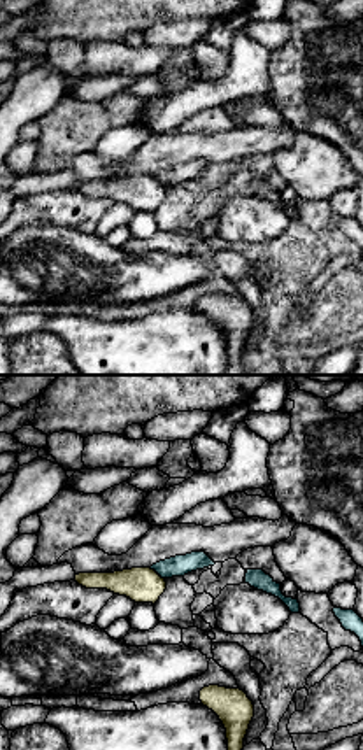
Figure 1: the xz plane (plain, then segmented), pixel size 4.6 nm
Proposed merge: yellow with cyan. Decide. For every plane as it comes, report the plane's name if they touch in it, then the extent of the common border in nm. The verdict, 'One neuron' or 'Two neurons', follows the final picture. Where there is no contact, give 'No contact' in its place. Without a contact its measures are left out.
Touches yellow in xz. Shared border 90 nm

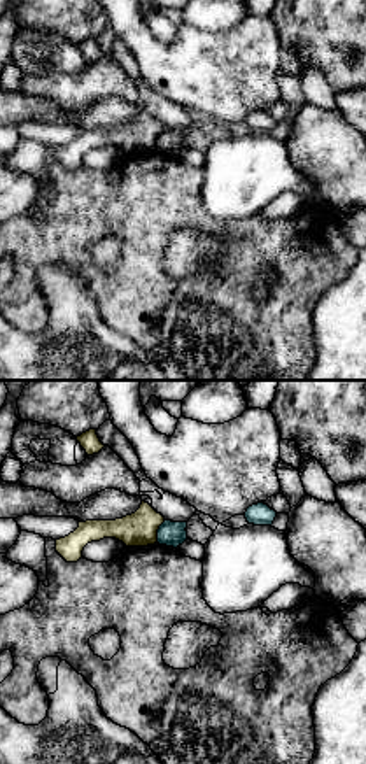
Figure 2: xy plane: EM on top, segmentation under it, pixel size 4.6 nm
Touches yellow in xy. Shared border 110 nm

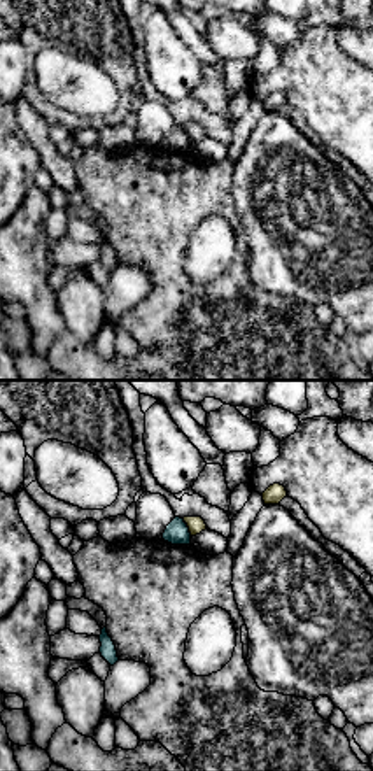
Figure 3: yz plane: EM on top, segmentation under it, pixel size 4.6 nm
Touches yellow in yz. Shared border 90 nm

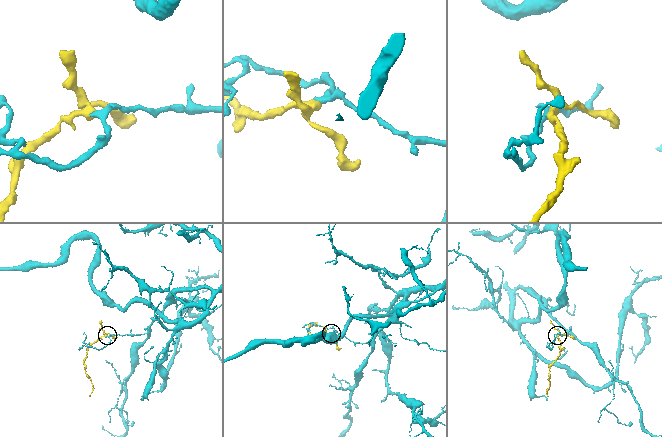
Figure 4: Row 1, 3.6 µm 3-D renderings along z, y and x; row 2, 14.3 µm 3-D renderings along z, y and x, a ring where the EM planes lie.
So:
Two neurons

